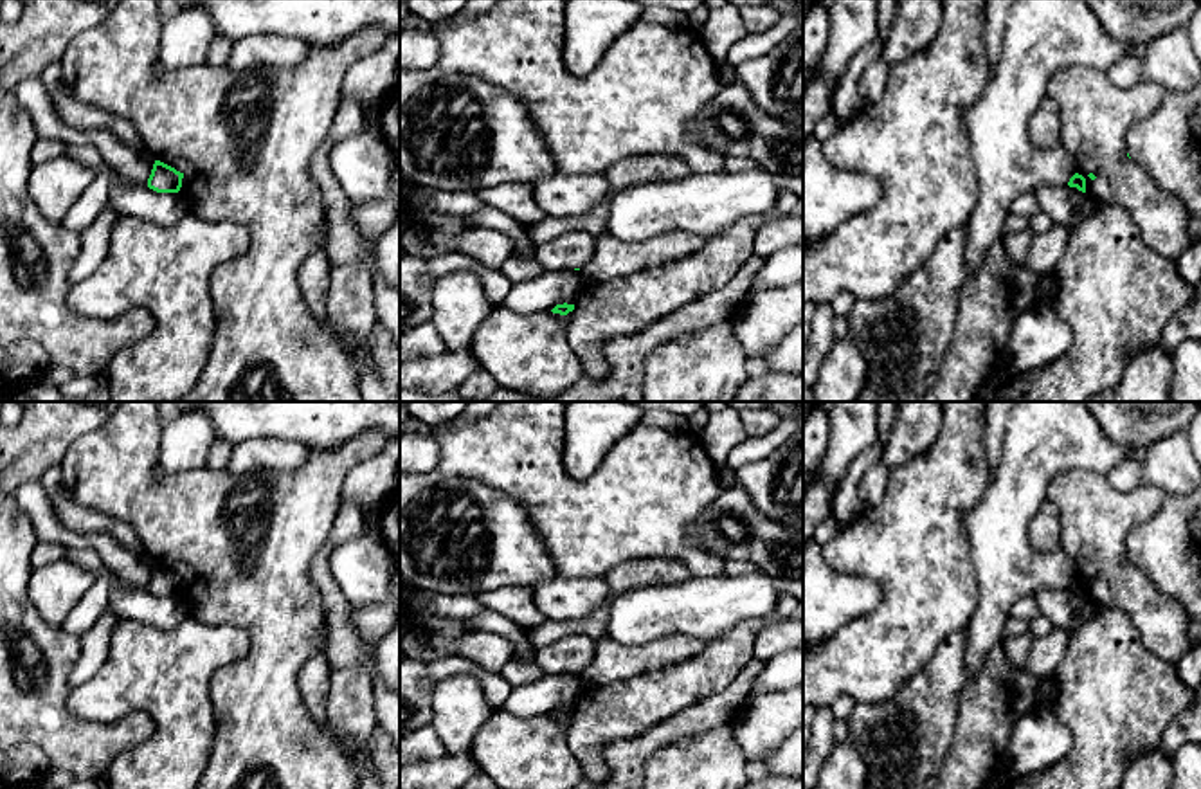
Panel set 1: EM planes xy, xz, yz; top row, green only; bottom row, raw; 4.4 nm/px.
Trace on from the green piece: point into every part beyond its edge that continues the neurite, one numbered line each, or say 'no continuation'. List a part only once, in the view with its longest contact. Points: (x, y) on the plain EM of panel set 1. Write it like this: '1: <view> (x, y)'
no continuation

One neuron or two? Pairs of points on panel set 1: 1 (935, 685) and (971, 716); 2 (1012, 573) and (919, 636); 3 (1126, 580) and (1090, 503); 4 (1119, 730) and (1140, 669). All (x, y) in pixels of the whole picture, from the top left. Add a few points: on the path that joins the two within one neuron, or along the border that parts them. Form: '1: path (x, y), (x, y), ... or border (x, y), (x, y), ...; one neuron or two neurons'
1: border (966, 681), (958, 694), (958, 723), (949, 744); two neurons
2: border (973, 555), (978, 604), (964, 629); two neurons
3: path (1106, 561), (1097, 548), (1093, 523); one neuron
4: path (1119, 716), (1119, 690), (1126, 683); one neuron

